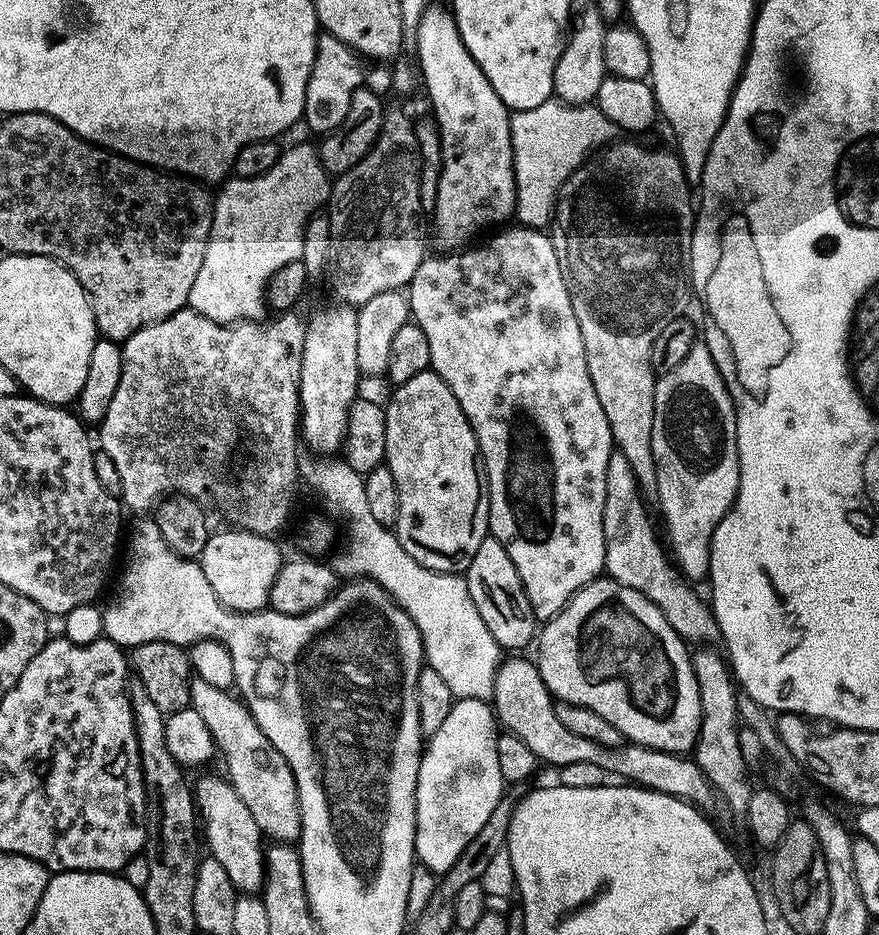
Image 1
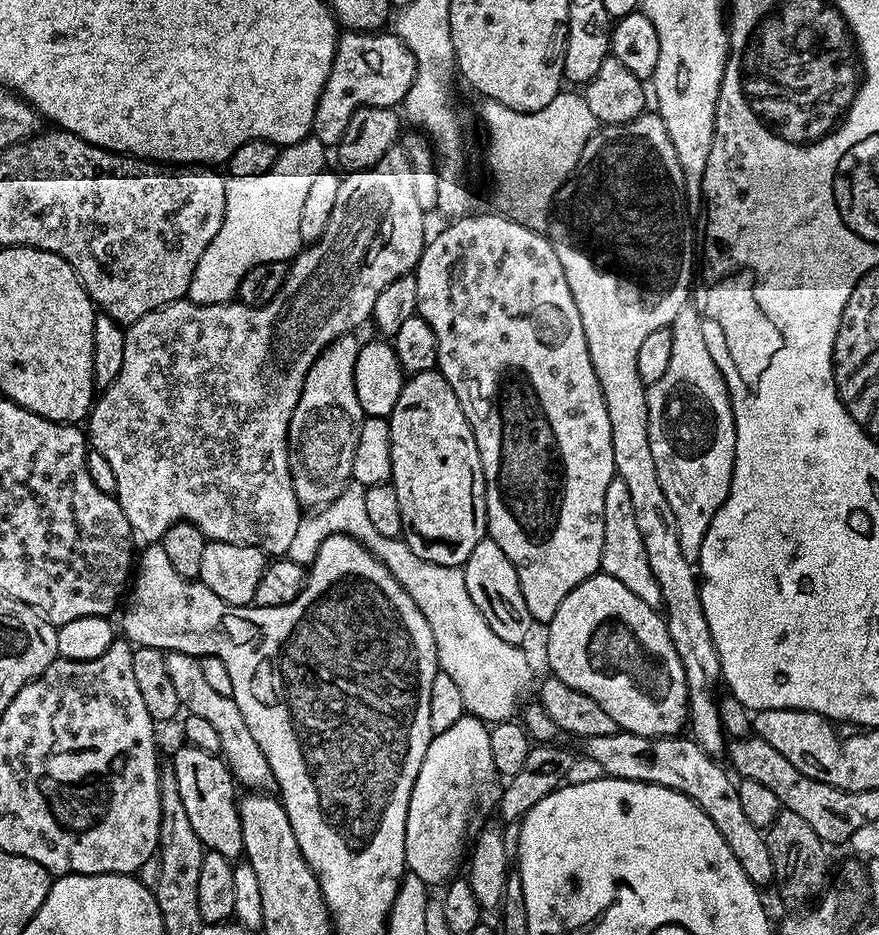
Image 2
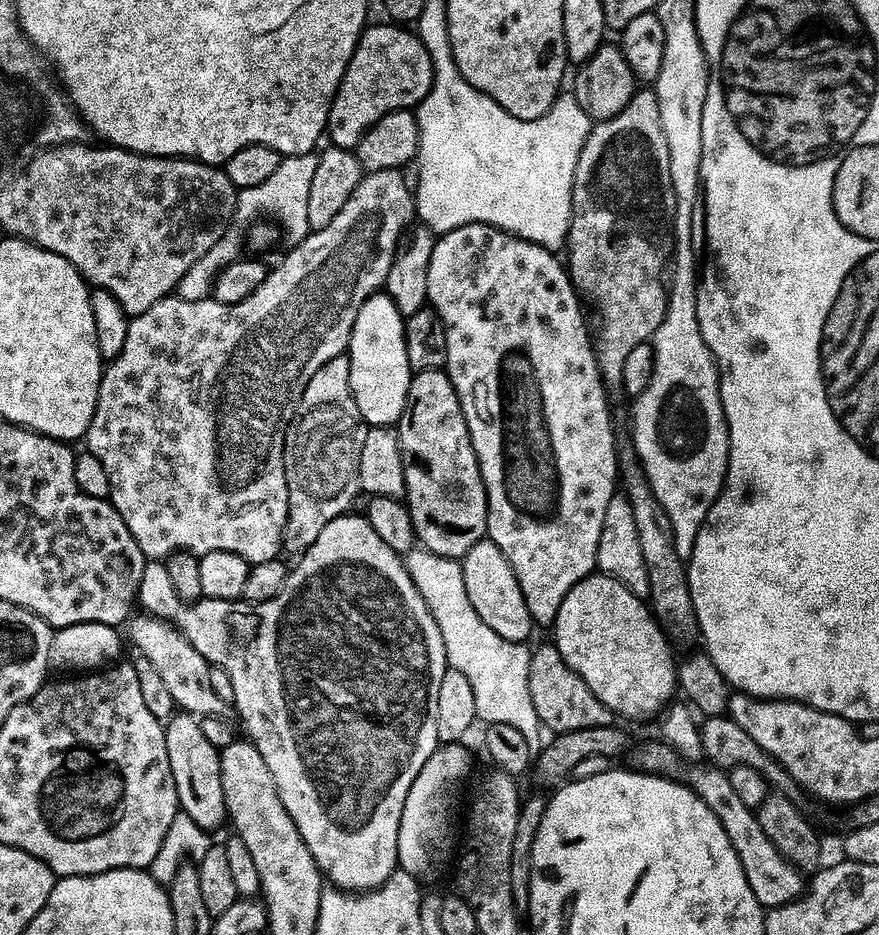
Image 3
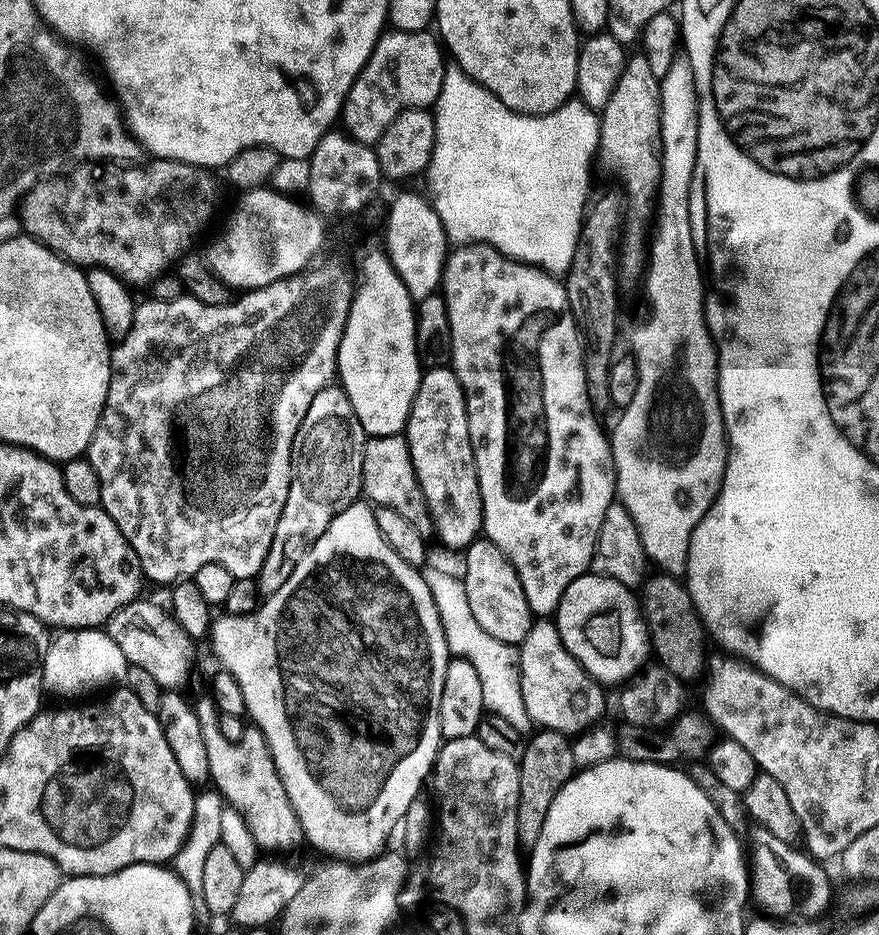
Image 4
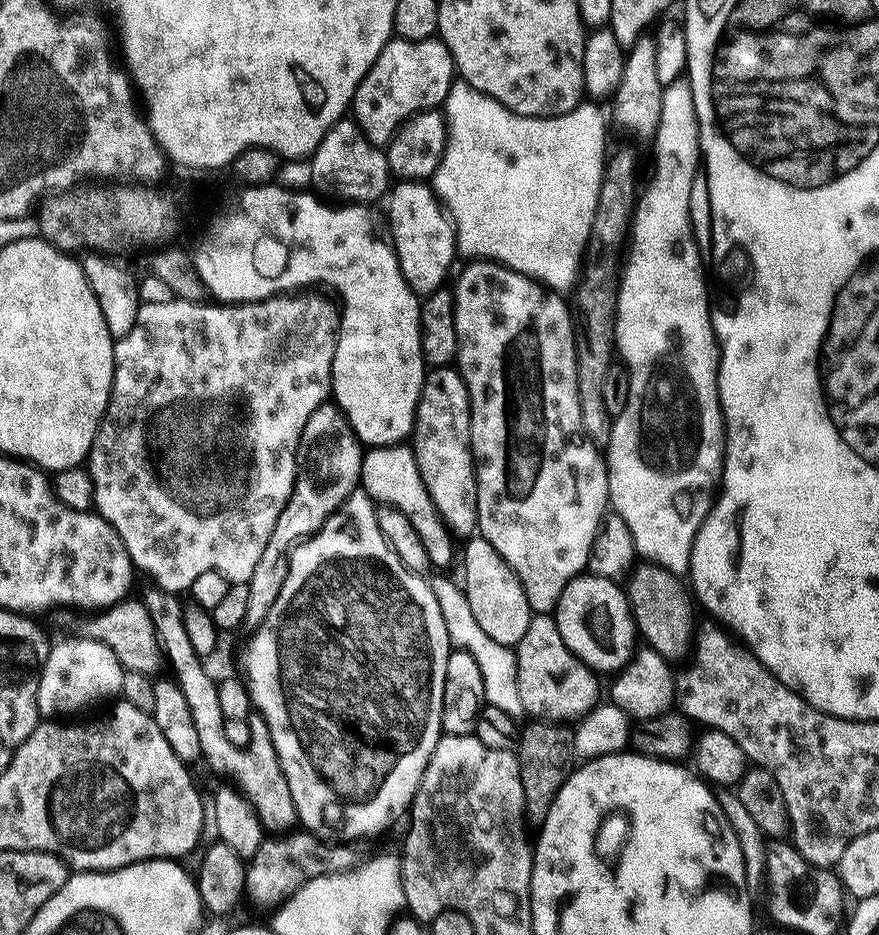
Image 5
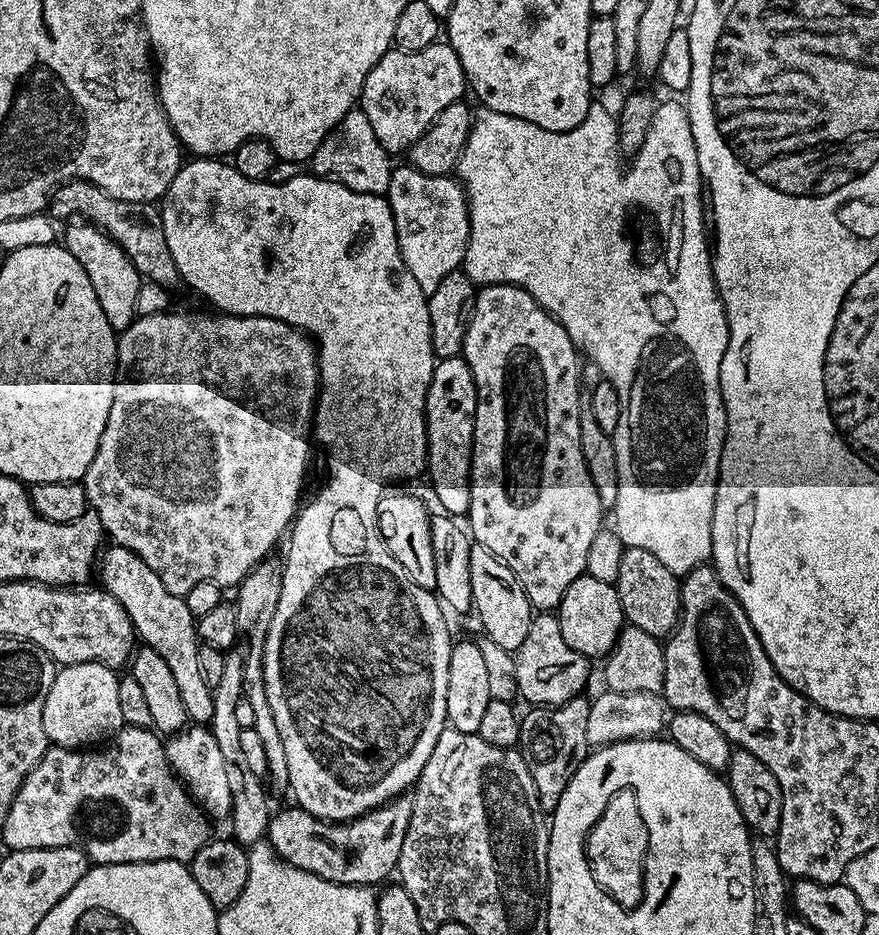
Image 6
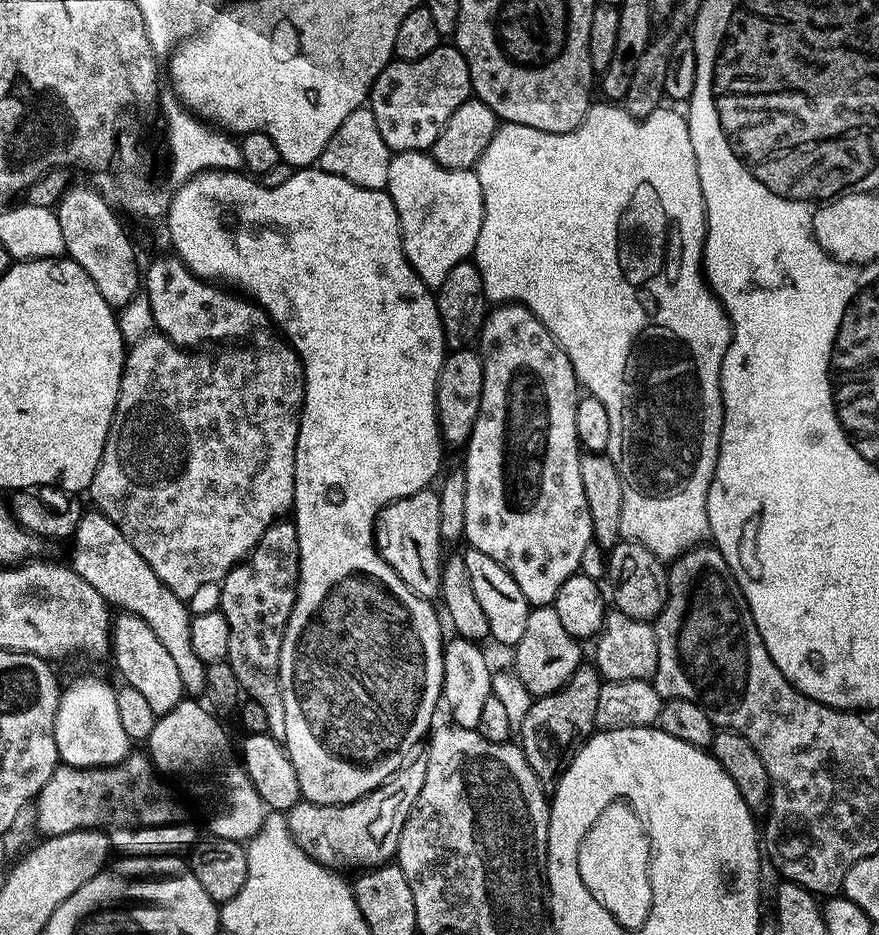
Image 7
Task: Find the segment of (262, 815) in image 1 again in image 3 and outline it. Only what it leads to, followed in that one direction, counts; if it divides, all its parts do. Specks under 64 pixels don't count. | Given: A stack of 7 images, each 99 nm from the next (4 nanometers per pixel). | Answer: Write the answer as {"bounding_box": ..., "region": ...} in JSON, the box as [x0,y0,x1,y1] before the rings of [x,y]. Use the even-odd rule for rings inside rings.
{"bounding_box":[127,614,230,717],"region":[[[136,614],[127,625],[128,636],[139,655],[145,658],[158,670],[162,682],[166,682],[166,690],[170,690],[170,698],[174,698],[177,709],[197,717],[227,717],[230,712],[229,701],[218,698],[210,686],[210,670],[213,665],[207,658],[194,650],[192,643],[184,637],[174,624],[157,620],[155,616]],[[140,615],[140,616],[139,616]],[[132,624],[132,625],[131,625]],[[129,627],[129,628],[128,628]]]}

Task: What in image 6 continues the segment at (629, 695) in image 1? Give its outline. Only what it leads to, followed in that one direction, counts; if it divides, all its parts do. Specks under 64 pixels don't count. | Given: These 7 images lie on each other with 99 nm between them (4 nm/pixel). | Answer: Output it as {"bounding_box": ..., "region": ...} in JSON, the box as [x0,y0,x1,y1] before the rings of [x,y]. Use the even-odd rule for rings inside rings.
{"bounding_box":[558,575,625,658],"region":[[[590,575],[579,576],[566,590],[558,609],[562,638],[578,654],[589,658],[603,658],[611,652],[620,636],[620,629],[625,627],[622,602],[616,593],[615,584],[598,582],[598,578]]]}

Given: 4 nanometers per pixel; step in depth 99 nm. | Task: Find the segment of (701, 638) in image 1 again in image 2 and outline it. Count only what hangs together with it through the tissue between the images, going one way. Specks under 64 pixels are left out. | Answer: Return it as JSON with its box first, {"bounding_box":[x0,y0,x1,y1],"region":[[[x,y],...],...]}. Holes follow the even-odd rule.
{"bounding_box":[602,479,662,609],"region":[[[615,479],[606,486],[606,502],[602,506],[604,515],[604,541],[602,542],[602,571],[610,578],[618,578],[630,594],[638,594],[642,602],[651,608],[659,609],[662,601],[658,582],[650,570],[650,562],[646,558],[646,546],[642,546],[642,534],[638,534],[638,522],[634,519],[634,506],[630,502],[630,490],[626,490],[626,482]]]}

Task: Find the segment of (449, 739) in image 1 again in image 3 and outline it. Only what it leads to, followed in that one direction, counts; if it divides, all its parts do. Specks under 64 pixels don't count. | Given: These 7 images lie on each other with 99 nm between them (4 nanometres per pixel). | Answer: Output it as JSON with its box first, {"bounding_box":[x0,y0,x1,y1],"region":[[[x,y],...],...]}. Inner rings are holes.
{"bounding_box":[396,742,472,882],"region":[[[457,742],[437,747],[436,752],[426,758],[426,766],[418,770],[418,778],[414,778],[410,794],[406,794],[406,806],[402,806],[396,863],[400,870],[419,882],[438,879],[452,856],[452,843],[456,840],[456,803],[472,768],[472,760],[464,746]]]}

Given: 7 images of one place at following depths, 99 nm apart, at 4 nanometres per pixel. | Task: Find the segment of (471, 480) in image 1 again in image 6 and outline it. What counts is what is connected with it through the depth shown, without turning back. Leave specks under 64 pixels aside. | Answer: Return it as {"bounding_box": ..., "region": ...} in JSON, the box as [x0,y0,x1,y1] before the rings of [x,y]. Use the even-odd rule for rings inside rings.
{"bounding_box":[424,355,476,518],"region":[[[463,355],[439,361],[430,378],[424,407],[424,425],[428,439],[426,476],[432,479],[436,500],[444,507],[441,509],[453,518],[467,517],[470,506],[475,421],[476,387],[470,374],[470,366],[465,362]]]}

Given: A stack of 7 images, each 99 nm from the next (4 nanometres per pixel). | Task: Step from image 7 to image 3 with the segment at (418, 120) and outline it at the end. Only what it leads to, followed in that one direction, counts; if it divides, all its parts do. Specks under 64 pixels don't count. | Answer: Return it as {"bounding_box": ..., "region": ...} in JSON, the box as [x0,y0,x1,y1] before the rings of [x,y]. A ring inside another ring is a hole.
{"bounding_box":[326,23,432,149],"region":[[[373,23],[361,32],[360,41],[342,74],[342,82],[332,98],[326,136],[337,148],[355,149],[364,133],[383,116],[415,109],[432,85],[432,59],[419,35],[399,23],[383,23]]]}

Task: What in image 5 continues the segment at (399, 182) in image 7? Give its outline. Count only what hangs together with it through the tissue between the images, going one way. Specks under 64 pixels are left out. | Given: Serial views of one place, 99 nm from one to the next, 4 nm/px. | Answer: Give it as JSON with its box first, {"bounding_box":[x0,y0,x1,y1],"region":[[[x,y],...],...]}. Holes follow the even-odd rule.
{"bounding_box":[387,180,458,298],"region":[[[405,180],[397,185],[387,197],[388,216],[392,219],[390,243],[396,250],[406,282],[417,297],[423,298],[447,281],[444,279],[452,268],[452,259],[458,256],[456,230],[435,191],[427,183]]]}

